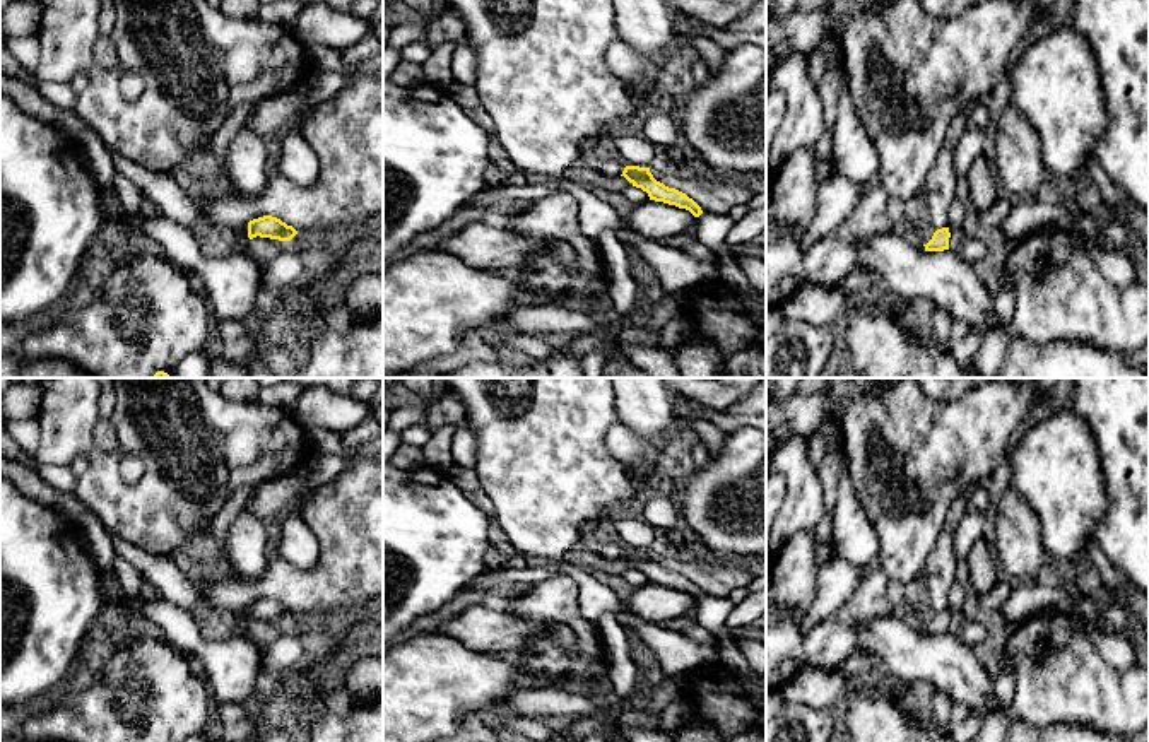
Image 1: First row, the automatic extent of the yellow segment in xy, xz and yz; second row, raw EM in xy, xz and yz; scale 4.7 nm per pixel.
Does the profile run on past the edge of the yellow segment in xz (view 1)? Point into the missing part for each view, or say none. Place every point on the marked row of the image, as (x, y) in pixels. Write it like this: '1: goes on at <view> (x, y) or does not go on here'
1: does not go on here

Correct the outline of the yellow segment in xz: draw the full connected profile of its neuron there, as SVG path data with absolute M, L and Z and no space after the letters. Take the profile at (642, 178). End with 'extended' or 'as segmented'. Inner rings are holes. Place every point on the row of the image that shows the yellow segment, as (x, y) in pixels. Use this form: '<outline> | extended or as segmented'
M626 166L621 176L624 176L633 186L646 191L650 200L686 209L694 217L699 217L703 214L701 207L686 193L657 181L650 173L650 168Z | as segmented

